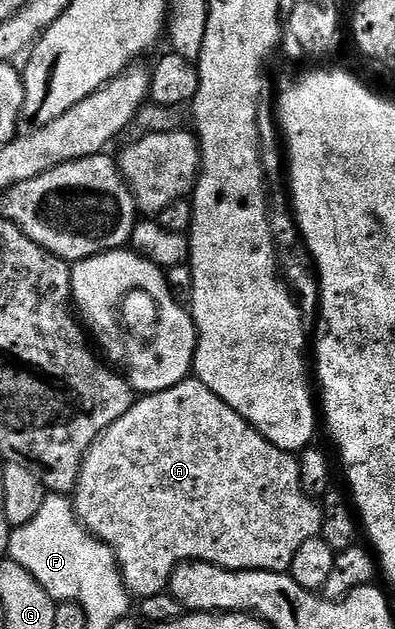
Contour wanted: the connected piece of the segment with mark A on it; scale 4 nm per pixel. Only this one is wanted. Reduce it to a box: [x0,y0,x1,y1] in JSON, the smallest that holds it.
[74,376,324,599]

